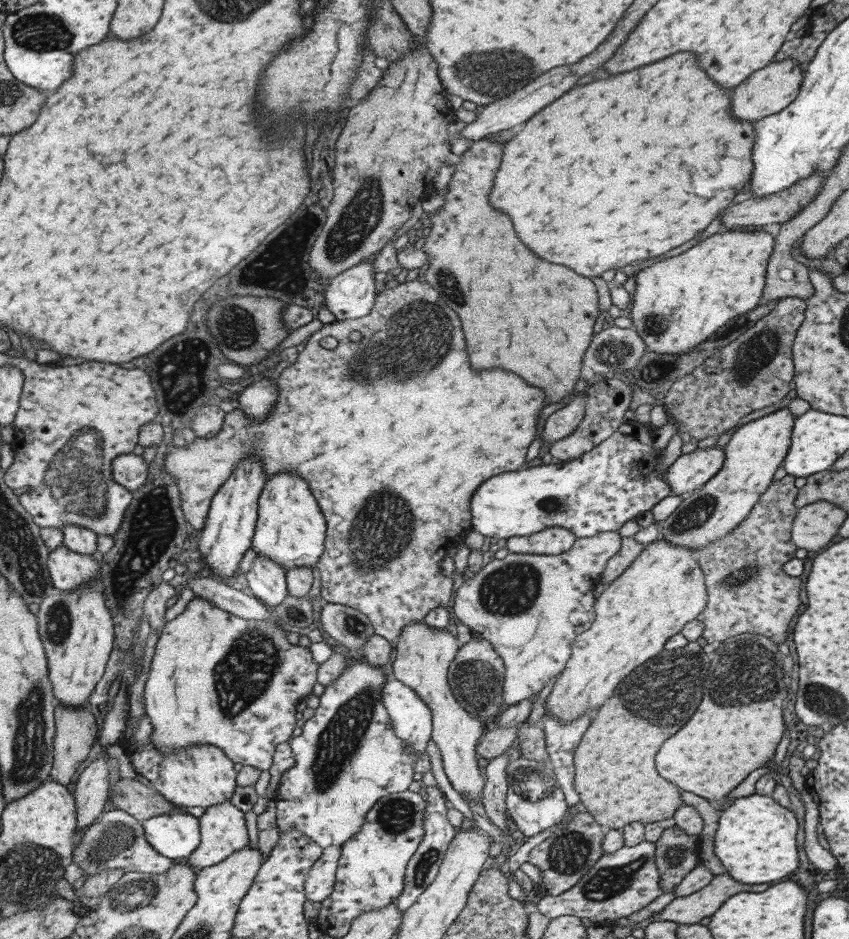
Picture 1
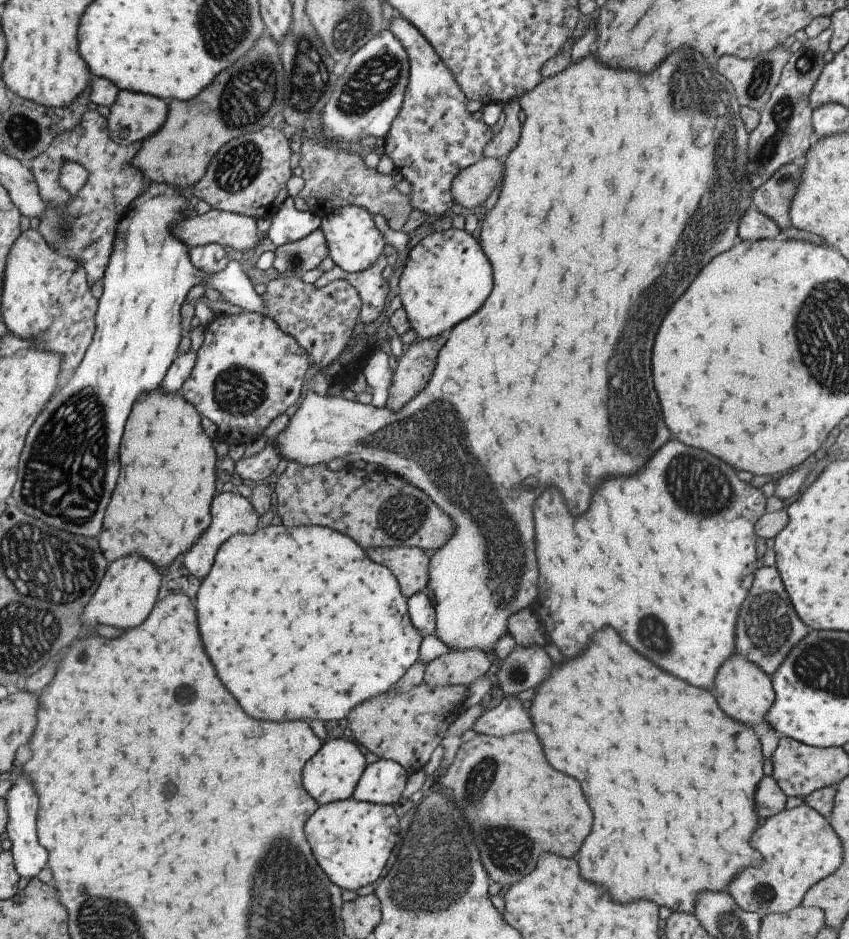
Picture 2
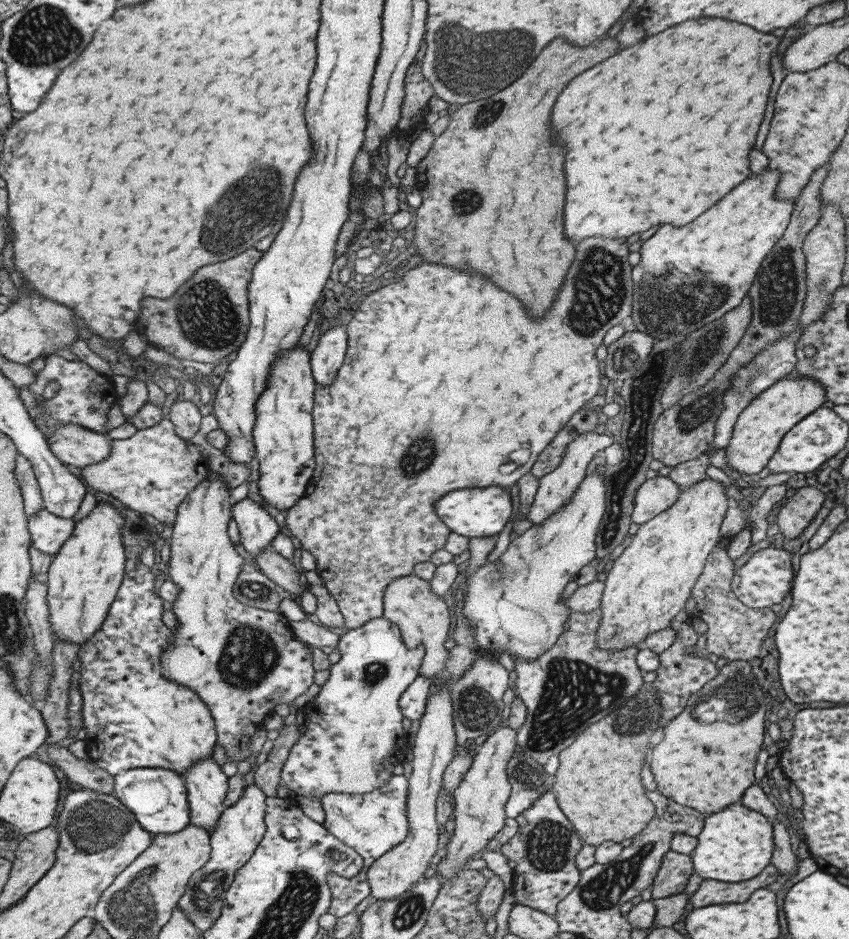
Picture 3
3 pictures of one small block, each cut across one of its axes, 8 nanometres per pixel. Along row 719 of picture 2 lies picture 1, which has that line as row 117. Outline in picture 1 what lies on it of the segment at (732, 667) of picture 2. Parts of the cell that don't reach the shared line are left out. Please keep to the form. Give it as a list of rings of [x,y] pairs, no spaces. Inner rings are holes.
[[[784,60],[783,62],[772,62],[759,71],[748,76],[740,86],[734,88],[732,96],[732,116],[736,120],[746,122],[758,122],[765,116],[770,116],[784,110],[800,92],[800,85],[804,79],[804,65],[798,65],[795,61]]]

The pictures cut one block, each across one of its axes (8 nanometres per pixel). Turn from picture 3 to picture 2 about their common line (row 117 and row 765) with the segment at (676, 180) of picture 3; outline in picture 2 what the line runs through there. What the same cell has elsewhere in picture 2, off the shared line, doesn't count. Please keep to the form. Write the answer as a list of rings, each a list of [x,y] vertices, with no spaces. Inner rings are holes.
[[[612,628],[600,630],[596,638],[592,640],[592,646],[582,656],[566,662],[562,668],[556,666],[550,678],[544,678],[544,682],[540,682],[534,689],[536,691],[530,714],[536,726],[536,734],[540,736],[540,742],[544,746],[546,758],[556,770],[580,780],[584,796],[590,800],[590,808],[594,814],[594,828],[578,852],[580,874],[584,880],[602,884],[604,888],[608,888],[612,900],[620,904],[628,904],[638,898],[640,900],[644,898],[644,900],[656,902],[658,906],[666,906],[674,912],[682,910],[686,914],[694,915],[694,904],[698,900],[698,894],[706,890],[714,890],[714,892],[726,890],[738,872],[750,866],[760,866],[760,862],[764,862],[760,854],[750,846],[750,836],[754,834],[758,826],[754,794],[756,794],[758,782],[764,776],[764,770],[762,770],[764,758],[760,750],[760,740],[750,726],[744,726],[728,718],[708,690],[688,686],[686,682],[666,674],[648,658],[640,656],[634,648],[622,642]]]

